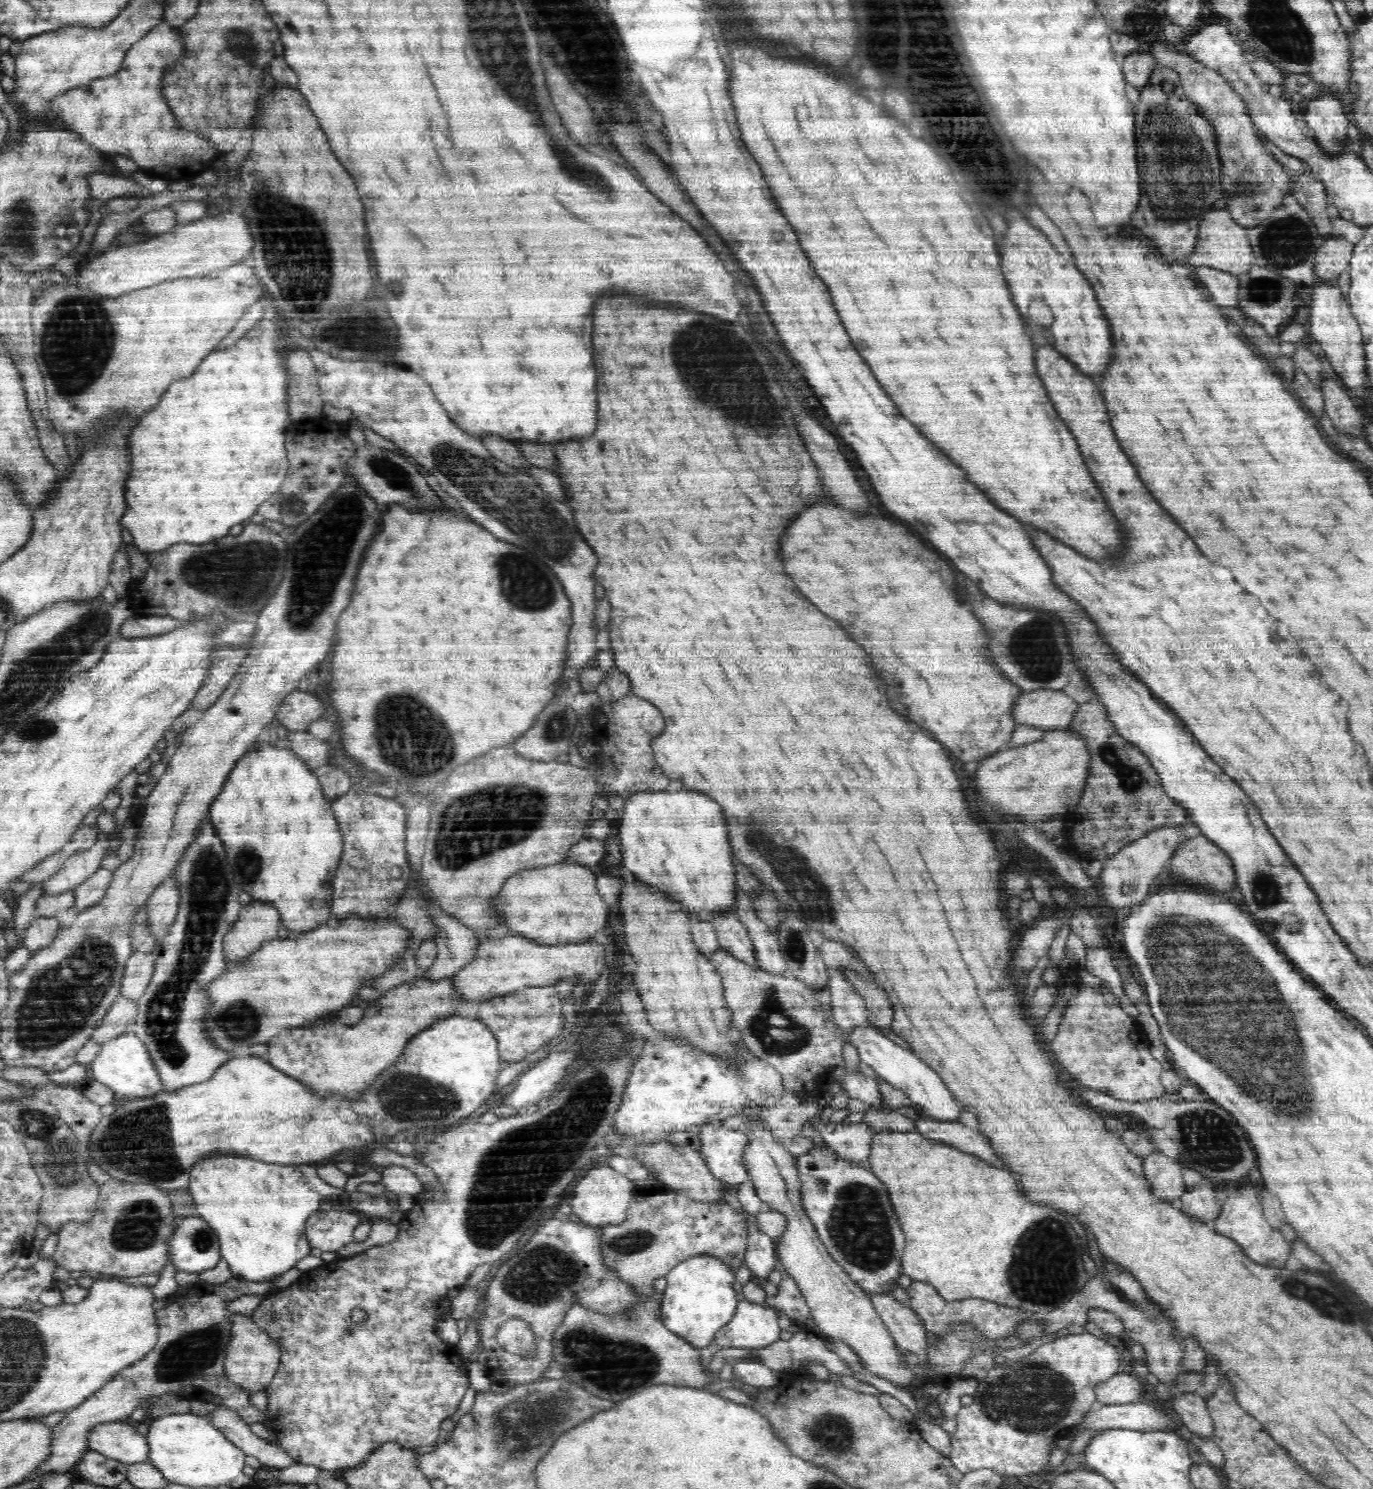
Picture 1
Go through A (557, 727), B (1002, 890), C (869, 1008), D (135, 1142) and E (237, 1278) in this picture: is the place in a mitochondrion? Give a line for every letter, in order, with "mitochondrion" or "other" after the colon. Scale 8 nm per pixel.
A: mitochondrion
B: other
C: other
D: mitochondrion
E: other

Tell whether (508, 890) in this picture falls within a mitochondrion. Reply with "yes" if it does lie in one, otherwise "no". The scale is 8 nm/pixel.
no

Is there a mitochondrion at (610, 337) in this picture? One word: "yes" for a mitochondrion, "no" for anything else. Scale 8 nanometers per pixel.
no

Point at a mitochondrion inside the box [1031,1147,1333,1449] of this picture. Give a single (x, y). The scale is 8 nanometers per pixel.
(1130, 1301)

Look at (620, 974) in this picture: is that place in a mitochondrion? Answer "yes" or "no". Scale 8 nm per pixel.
no

